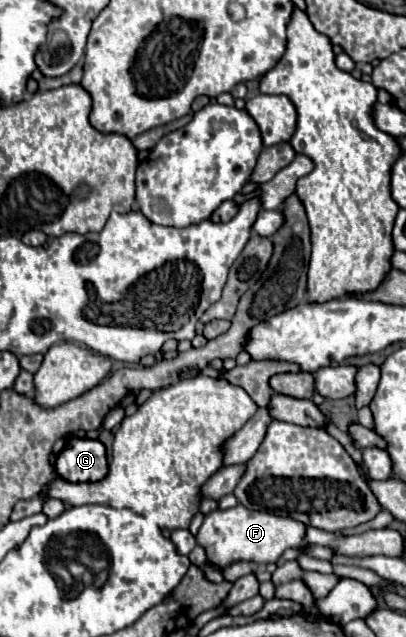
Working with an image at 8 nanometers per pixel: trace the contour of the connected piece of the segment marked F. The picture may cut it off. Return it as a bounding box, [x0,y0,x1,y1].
[196,504,306,568]

